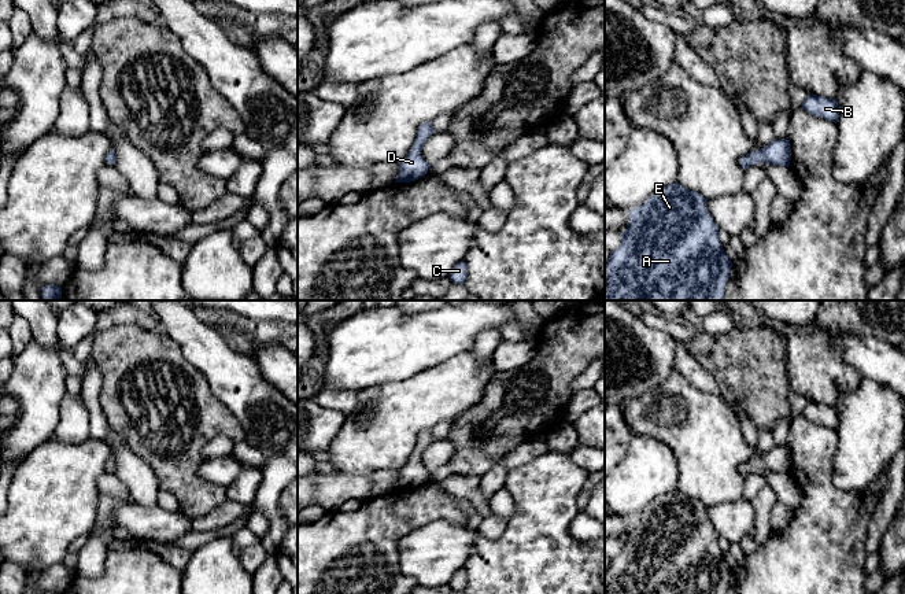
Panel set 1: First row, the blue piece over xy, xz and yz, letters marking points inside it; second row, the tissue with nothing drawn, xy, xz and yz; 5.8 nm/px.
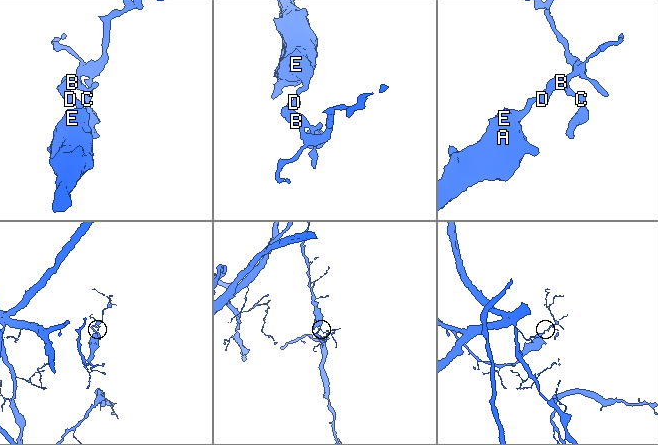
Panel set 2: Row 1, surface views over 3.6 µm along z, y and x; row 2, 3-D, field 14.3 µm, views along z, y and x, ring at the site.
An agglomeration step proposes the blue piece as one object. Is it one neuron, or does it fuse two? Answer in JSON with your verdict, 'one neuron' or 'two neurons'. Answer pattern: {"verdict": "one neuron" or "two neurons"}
{"verdict": "one neuron"}

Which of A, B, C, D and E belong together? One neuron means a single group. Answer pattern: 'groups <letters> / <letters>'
groups A B C D E

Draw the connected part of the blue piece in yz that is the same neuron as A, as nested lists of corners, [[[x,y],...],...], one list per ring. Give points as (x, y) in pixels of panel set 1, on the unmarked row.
[[[676,488],[628,517],[629,531],[605,572],[605,594],[725,594],[732,568],[723,557],[720,535],[706,509]]]

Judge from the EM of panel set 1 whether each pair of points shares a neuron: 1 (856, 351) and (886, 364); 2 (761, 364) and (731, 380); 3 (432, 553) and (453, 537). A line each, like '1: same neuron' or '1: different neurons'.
1: same neuron
2: same neuron
3: same neuron

